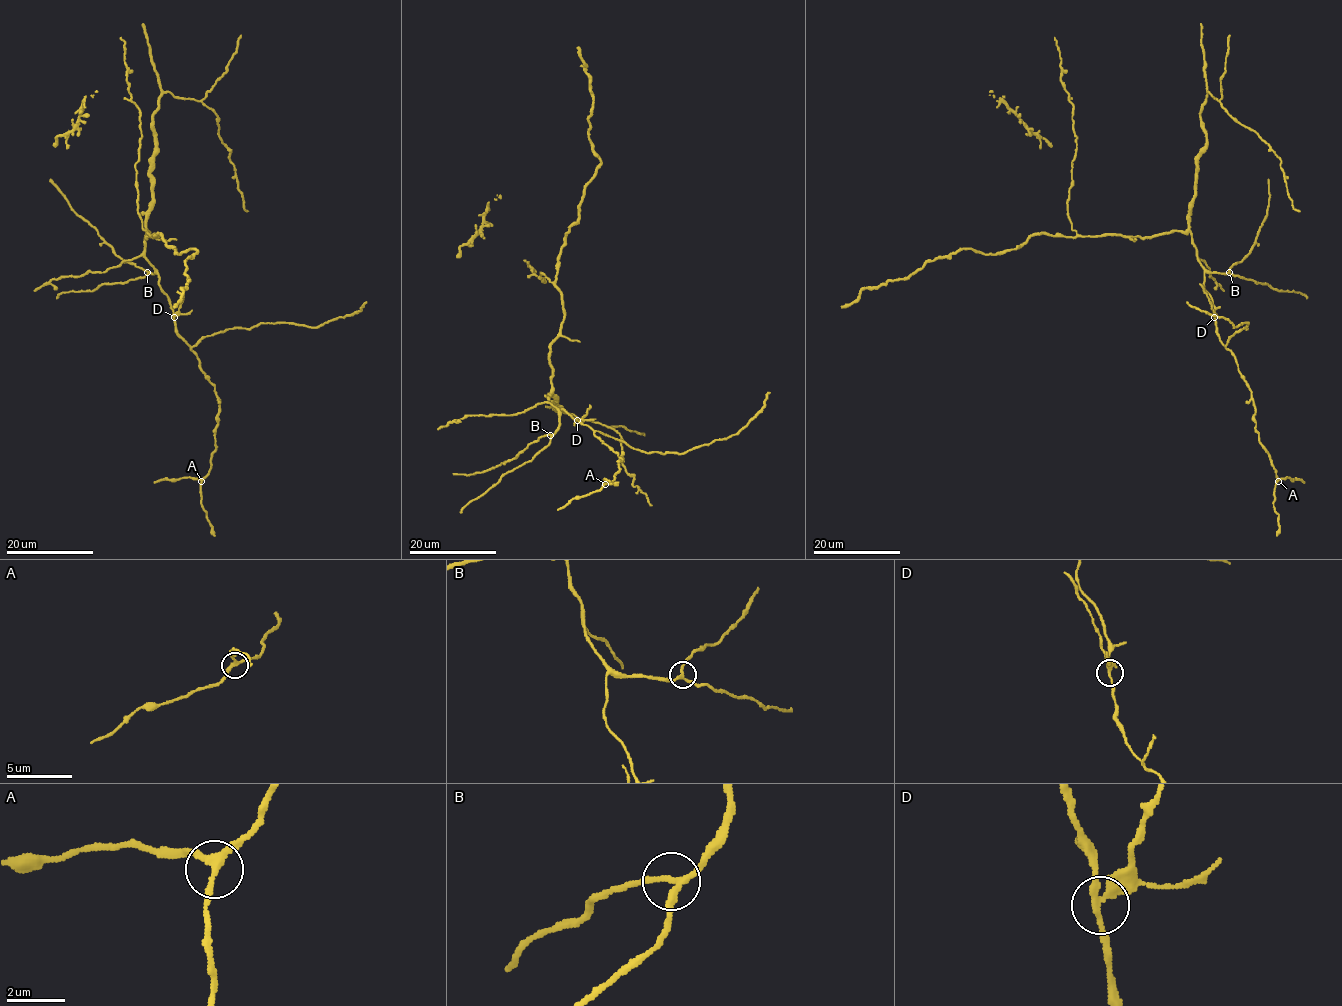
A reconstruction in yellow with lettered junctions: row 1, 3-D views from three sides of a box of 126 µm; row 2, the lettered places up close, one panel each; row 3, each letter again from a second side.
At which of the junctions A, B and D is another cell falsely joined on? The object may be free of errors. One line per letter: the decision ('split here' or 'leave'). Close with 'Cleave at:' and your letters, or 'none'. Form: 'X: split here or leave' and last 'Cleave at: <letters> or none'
A: leave
B: leave
D: split here
Cleave at: D

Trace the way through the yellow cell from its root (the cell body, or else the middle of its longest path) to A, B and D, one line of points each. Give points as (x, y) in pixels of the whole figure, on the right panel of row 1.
A: (1168, 232), (1191, 235), (1214, 307), (1216, 334), (1251, 392), (1259, 442), (1278, 481)
B: (1168, 232), (1189, 232), (1198, 261), (1205, 269), (1210, 272), (1229, 272)
D: (1168, 232), (1190, 233), (1198, 261), (1204, 270), (1203, 286), (1211, 297), (1214, 316)

